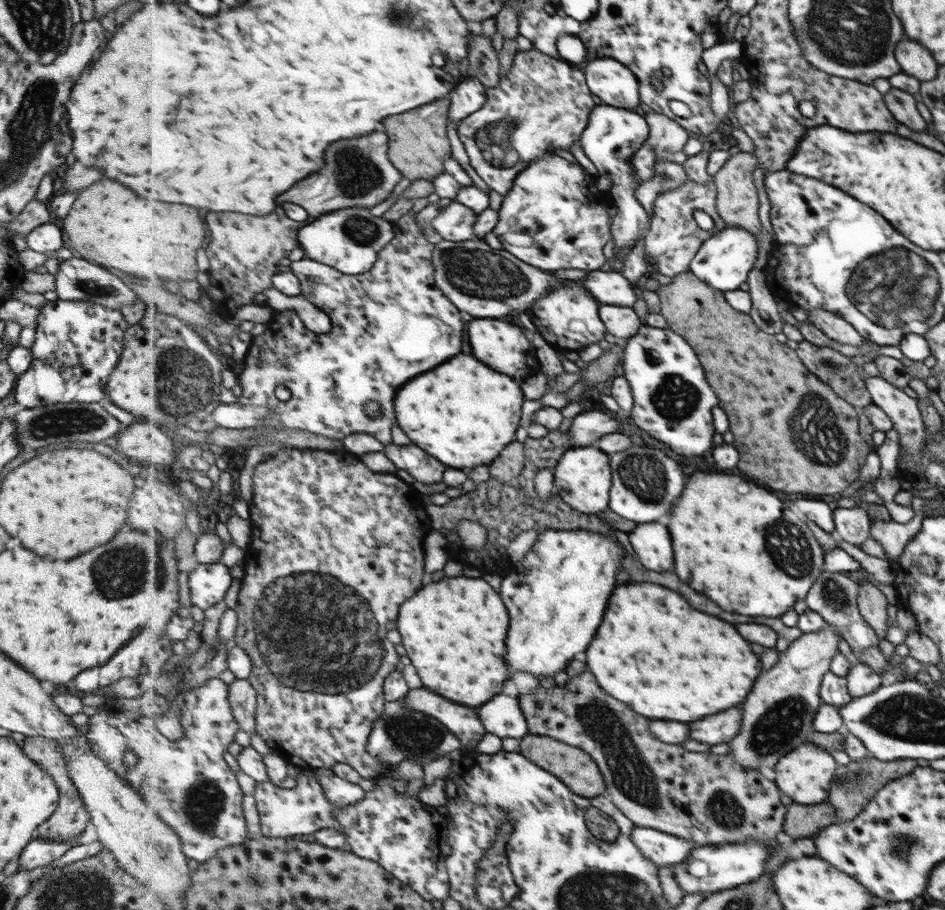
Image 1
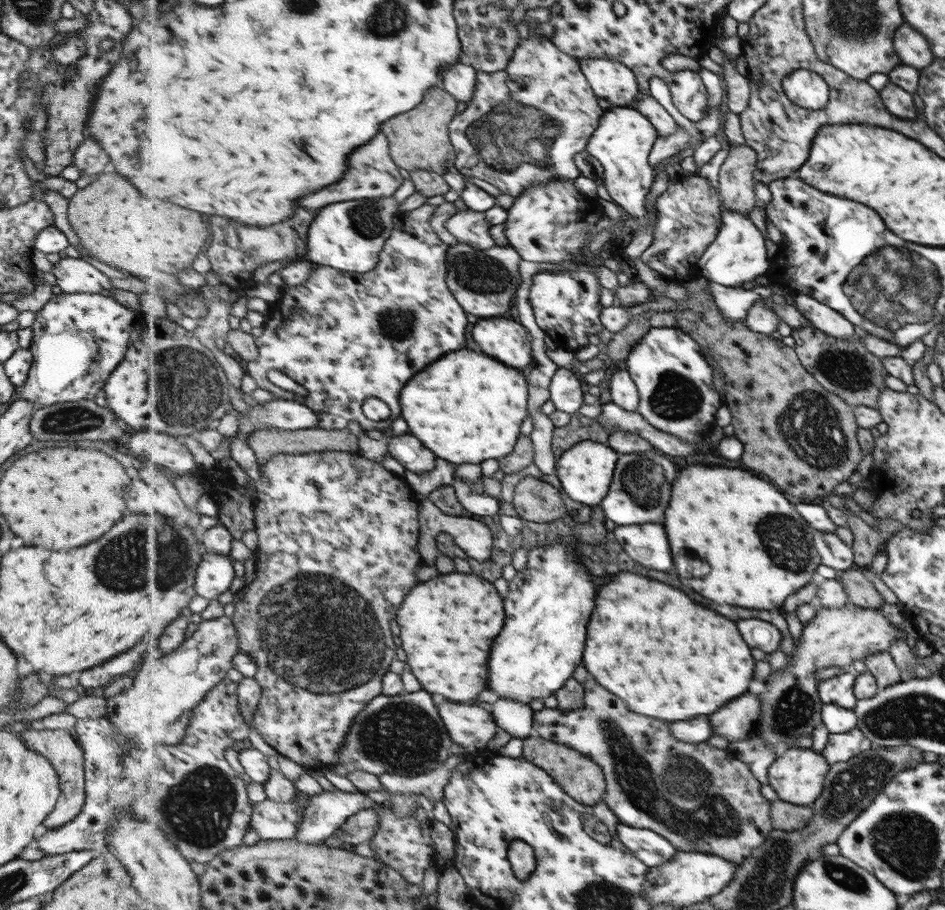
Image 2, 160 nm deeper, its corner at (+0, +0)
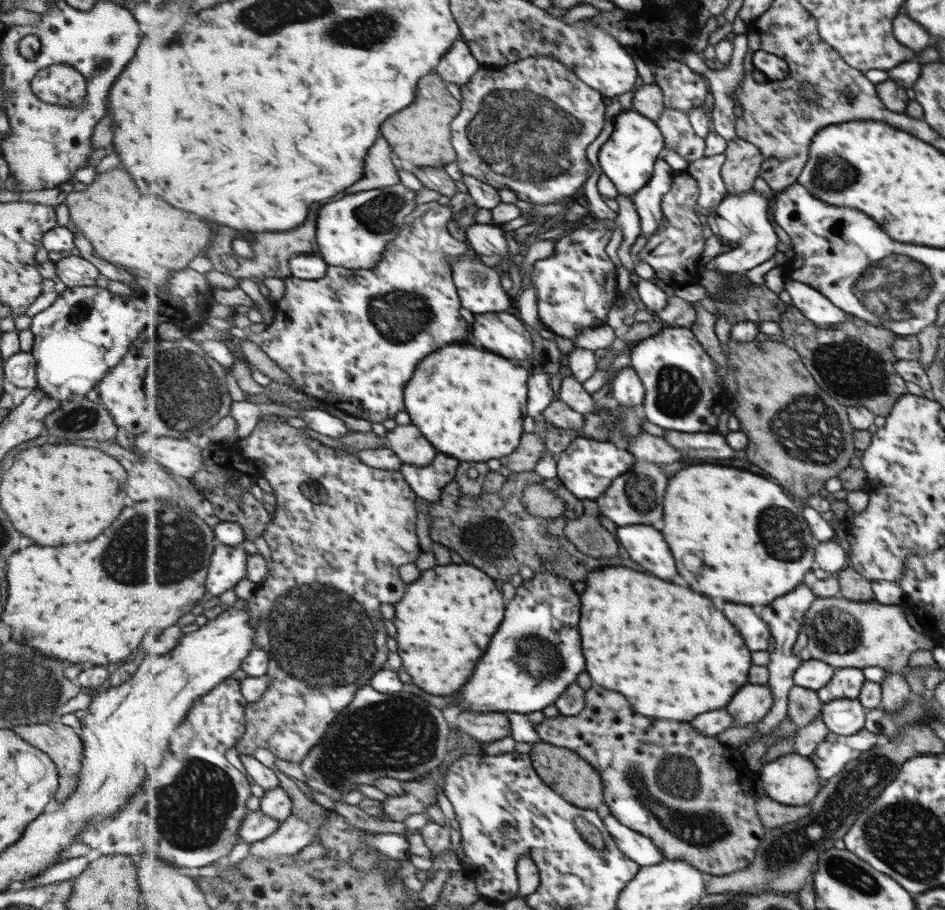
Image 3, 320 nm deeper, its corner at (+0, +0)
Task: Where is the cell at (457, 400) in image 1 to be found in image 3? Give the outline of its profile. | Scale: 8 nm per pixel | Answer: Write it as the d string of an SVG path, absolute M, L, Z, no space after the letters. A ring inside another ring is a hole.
M447 346L439 352L427 356L423 364L419 364L419 372L415 372L415 380L407 386L407 412L413 418L413 424L433 442L433 446L445 454L451 454L463 461L487 462L493 458L502 459L513 454L522 442L523 422L528 414L527 386L529 370L513 364L511 360L483 352L477 348L463 346Z

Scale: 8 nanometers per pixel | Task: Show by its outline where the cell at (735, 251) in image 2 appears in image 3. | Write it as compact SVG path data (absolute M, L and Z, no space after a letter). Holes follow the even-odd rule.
M752 190L751 192L745 192L743 196L727 196L723 202L719 203L719 206L716 208L716 212L724 219L730 221L735 225L741 232L741 238L737 247L727 249L721 256L714 258L714 262L709 266L718 271L725 271L726 273L745 273L747 270L753 270L755 266L767 262L769 258L773 258L777 254L777 246L779 246L779 236L775 232L775 226L769 218L769 208L773 206L774 208L774 220L775 220L775 208L776 208L775 193L773 199L763 196L761 192L757 190Z

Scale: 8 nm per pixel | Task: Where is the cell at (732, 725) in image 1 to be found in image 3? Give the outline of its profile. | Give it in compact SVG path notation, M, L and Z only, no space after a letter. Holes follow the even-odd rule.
M747 684L727 710L736 718L737 727L745 727L747 724L760 723L774 704L775 696L768 685Z

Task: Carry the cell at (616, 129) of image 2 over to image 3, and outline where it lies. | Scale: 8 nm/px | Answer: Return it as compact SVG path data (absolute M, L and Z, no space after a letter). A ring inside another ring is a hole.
M635 108L620 112L614 118L613 132L598 151L602 172L613 182L617 193L633 199L634 194L642 191L654 175L657 160L666 148L666 136L658 124L643 116Z

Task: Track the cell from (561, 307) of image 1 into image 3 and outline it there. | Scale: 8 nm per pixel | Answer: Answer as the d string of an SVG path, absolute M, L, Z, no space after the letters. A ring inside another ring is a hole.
M595 219L557 238L553 254L534 263L531 281L538 290L540 320L553 334L574 341L586 328L606 324L620 292L616 266L607 254L613 234L614 227L610 221Z

